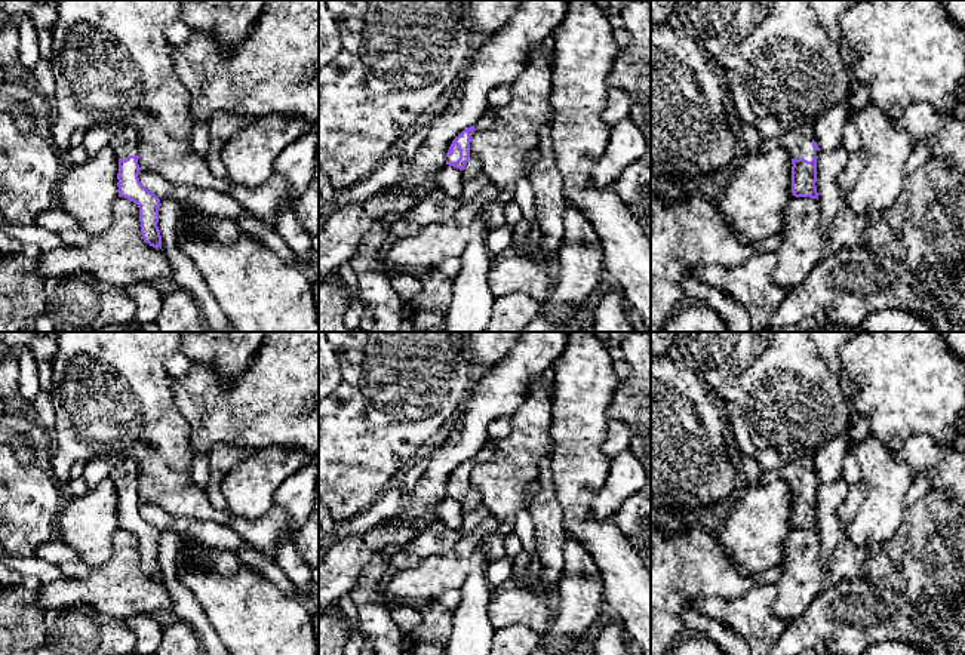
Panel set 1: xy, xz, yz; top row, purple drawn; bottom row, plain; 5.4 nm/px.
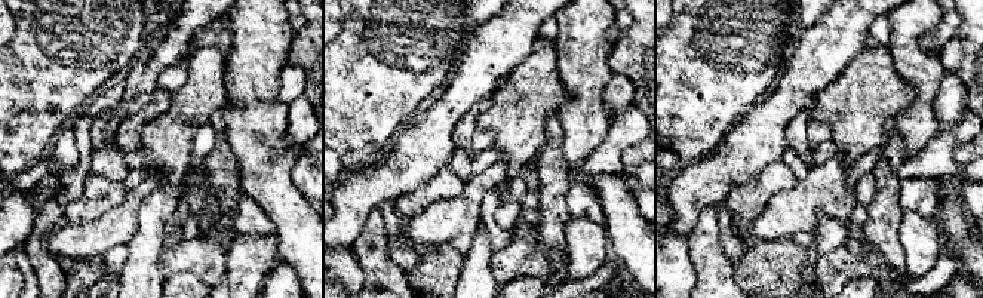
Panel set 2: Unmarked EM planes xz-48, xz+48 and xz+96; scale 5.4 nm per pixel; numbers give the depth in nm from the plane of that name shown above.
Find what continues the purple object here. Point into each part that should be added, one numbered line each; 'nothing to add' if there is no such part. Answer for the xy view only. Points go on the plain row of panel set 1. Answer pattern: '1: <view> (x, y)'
1: xy (125, 474)

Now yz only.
1: yz (799, 479)

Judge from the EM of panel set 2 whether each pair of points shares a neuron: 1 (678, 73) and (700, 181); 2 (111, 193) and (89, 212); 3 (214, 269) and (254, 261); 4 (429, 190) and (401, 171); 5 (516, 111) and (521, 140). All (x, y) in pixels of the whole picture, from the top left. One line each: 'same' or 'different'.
1: different
2: same
3: different
4: different
5: same

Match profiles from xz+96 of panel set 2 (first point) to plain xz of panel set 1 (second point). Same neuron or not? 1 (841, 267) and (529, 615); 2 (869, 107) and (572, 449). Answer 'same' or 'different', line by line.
1: same
2: different

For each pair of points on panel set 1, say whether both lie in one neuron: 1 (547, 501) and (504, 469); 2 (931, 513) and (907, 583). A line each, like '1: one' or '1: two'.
1: two
2: one

